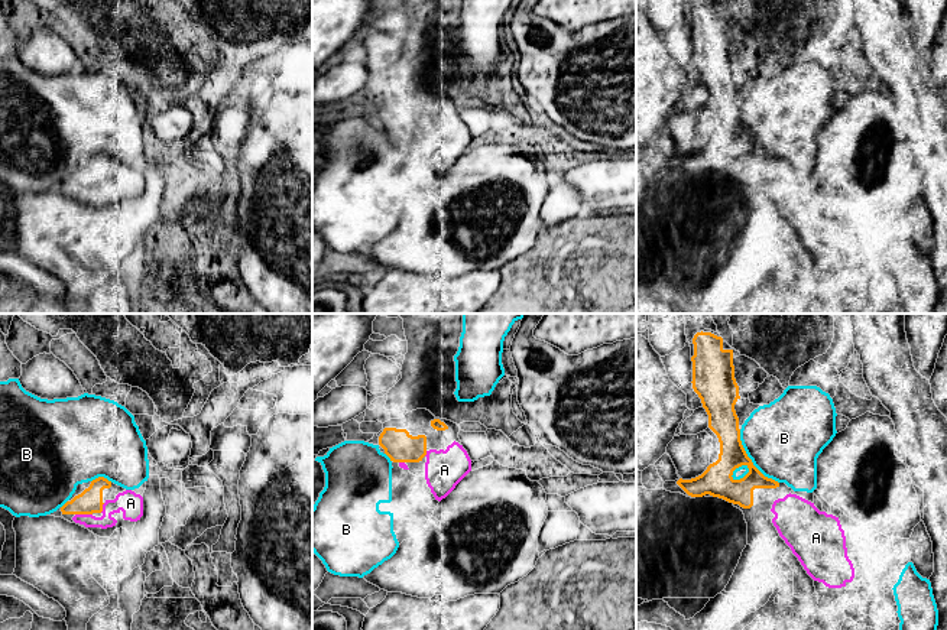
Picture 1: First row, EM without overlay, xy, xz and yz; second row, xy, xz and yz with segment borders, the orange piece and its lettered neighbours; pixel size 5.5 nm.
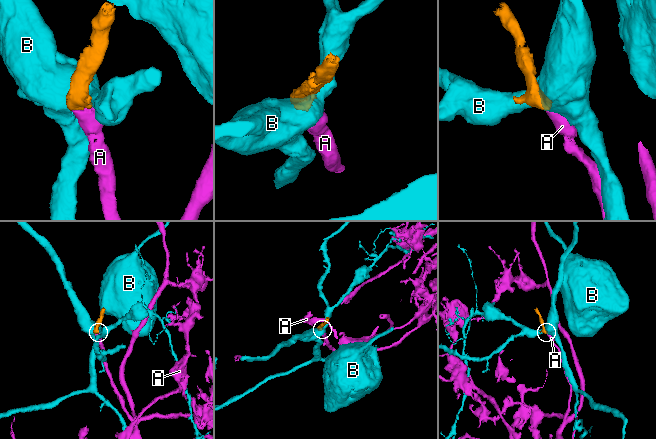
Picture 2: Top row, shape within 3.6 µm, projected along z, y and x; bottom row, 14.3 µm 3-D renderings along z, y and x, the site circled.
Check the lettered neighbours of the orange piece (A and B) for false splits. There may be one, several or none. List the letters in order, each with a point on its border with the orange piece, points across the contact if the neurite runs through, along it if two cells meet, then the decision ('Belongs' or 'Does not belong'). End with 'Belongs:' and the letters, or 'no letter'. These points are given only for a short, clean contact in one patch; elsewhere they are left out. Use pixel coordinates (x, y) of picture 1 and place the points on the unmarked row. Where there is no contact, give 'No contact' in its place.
A: Touches orange at xy (84, 190). Belongs
B: Touches orange at yz (751, 136). Does not belong
Belongs: A

